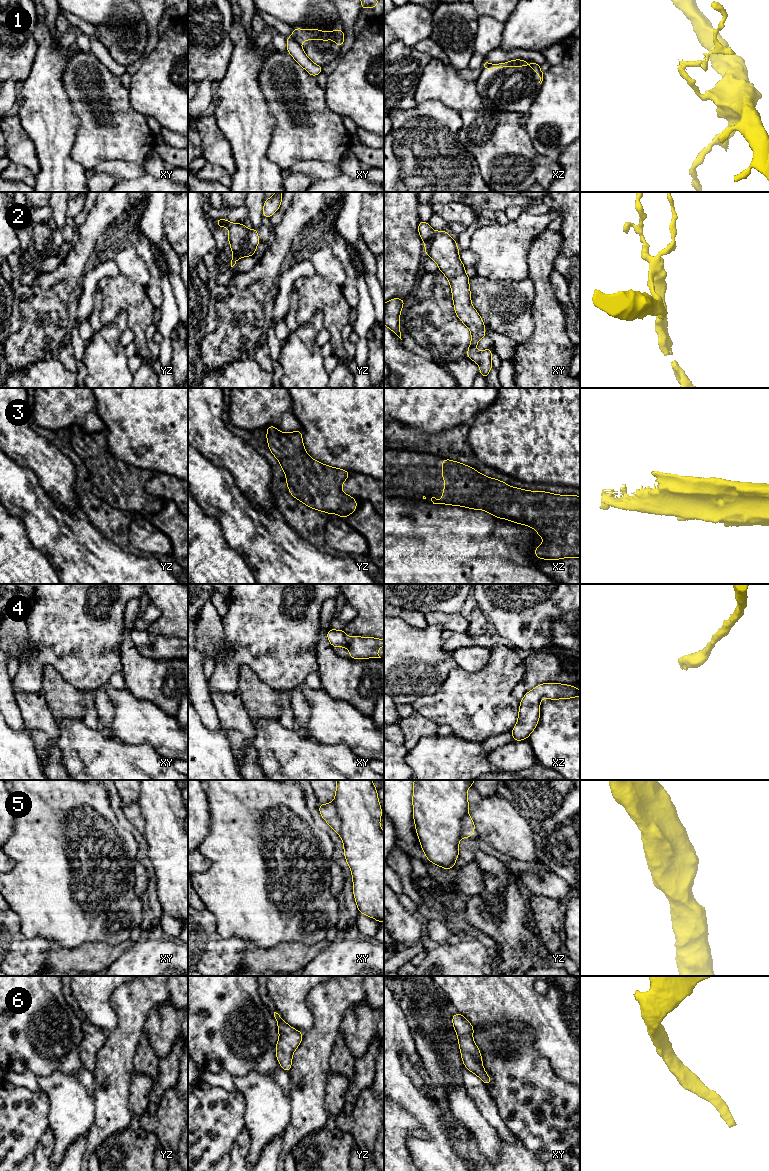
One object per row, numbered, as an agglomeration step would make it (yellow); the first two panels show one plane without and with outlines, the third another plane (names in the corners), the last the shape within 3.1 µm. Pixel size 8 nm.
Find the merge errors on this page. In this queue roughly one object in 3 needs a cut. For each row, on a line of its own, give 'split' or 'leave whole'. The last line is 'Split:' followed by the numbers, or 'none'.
1: split
2: split
3: leave whole
4: leave whole
5: split
6: leave whole
Split: 1, 2, 5

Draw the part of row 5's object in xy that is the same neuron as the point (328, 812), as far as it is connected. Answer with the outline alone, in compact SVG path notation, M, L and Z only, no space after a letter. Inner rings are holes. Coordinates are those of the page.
M330 802L326 805L319 803L318 806L319 806L319 811L320 811L322 818L328 823L328 825L337 834L340 835L341 819L339 818L337 814L337 810L336 810L334 802Z

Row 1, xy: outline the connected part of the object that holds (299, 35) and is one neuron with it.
M294 28L292 30L293 35L292 39L301 45L303 40L332 40L336 43L340 48L343 45L345 40L344 32L342 29L332 30L328 32L323 32L319 29L299 29Z

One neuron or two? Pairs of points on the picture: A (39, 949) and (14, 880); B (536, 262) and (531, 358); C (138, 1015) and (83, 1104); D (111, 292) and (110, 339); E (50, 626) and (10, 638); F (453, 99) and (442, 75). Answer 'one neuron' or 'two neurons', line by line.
A: two neurons
B: one neuron
C: two neurons
D: two neurons
E: two neurons
F: one neuron

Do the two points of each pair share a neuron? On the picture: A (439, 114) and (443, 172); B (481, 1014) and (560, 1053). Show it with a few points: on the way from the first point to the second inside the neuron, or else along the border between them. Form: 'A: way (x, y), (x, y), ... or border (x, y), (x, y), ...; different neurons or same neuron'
A: way (439, 128), (439, 152), (442, 158); same neuron
B: way (502, 1014), (527, 1014), (545, 1032); same neuron

